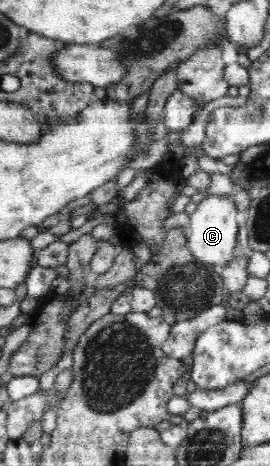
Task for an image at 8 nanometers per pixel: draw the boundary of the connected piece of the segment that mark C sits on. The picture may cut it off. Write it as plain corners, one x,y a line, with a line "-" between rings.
208,196
198,204
194,214
190,215
190,238
187,242
194,259
204,264
212,264
220,269
235,260
239,226
236,222
238,209
230,200

